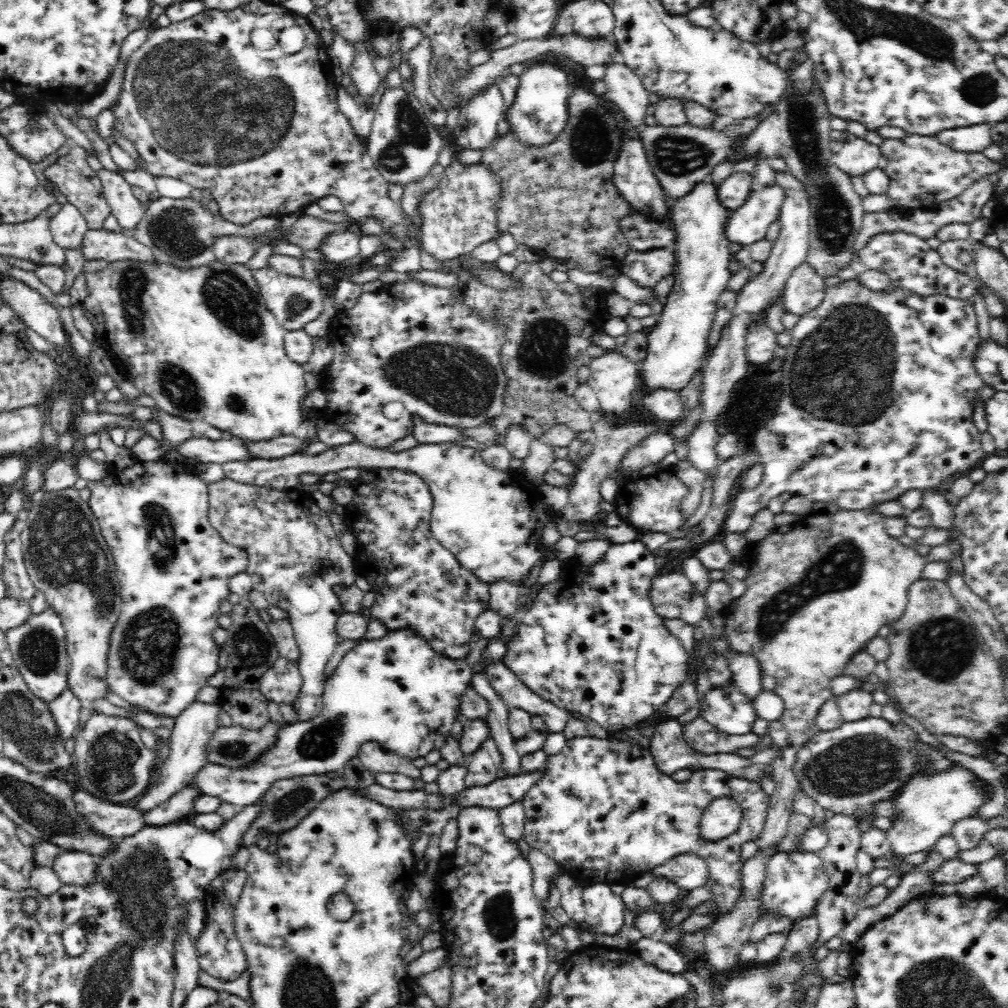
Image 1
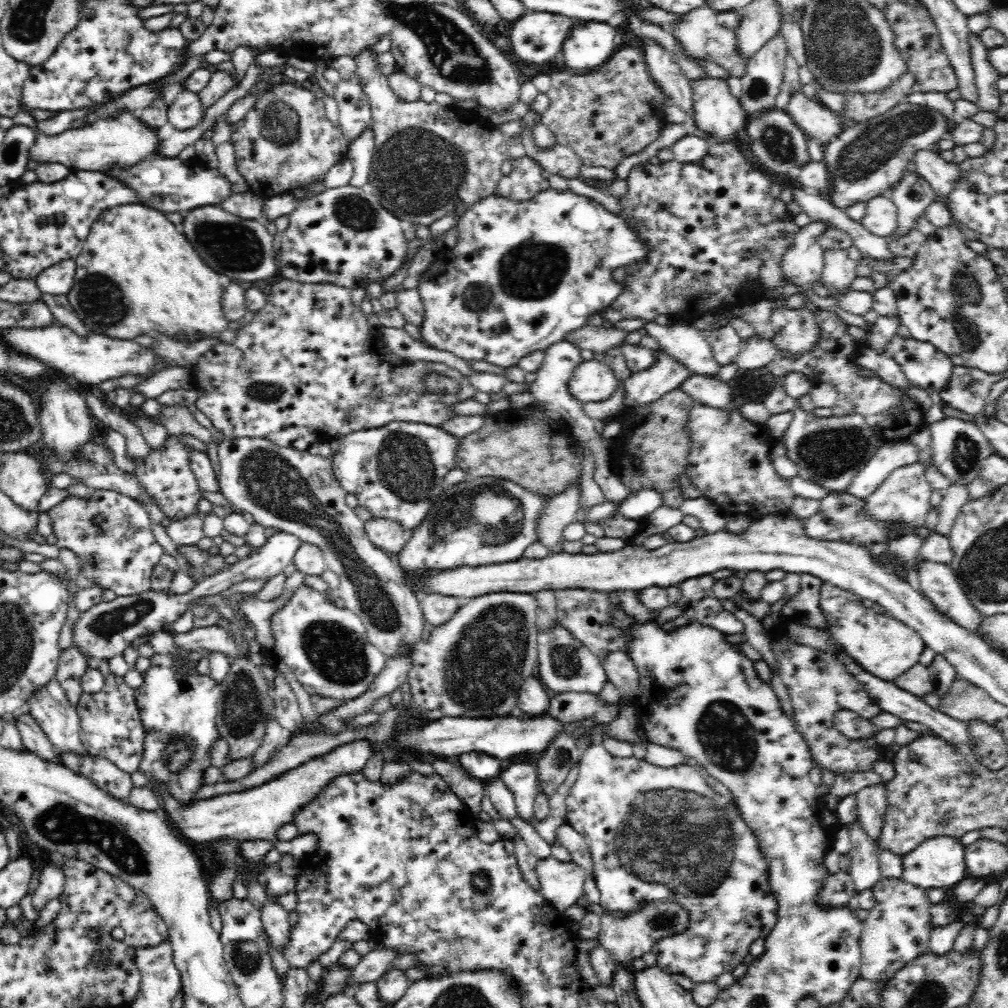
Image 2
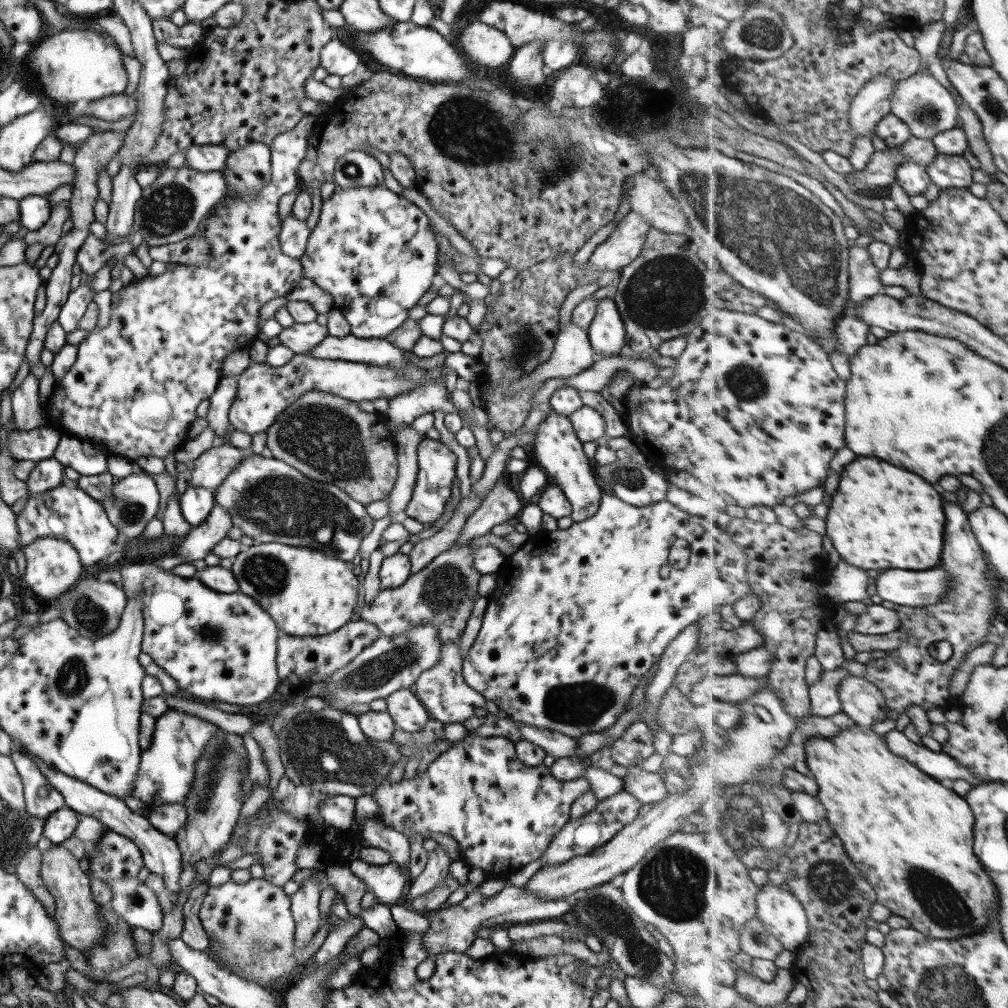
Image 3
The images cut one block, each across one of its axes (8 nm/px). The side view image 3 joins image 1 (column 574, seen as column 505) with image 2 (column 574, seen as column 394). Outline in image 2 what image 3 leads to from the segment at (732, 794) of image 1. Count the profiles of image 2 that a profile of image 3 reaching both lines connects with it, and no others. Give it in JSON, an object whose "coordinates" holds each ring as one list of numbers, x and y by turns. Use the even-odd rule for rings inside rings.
{"coordinates":[[599,742,584,750,576,769,578,770,578,778,565,798,567,812,563,821,580,833,589,845,594,863,594,873,596,873,596,887,598,887,601,895,599,903,605,910,632,912,632,910,640,908,646,902,666,900,666,898,677,900,689,912,689,925,683,933,662,938,651,948,651,951,656,955,656,964,670,974,688,976,693,983,714,982,720,974,724,974,724,972,731,973,738,964,742,963,742,959,749,954,750,944,756,938,764,939,770,934,770,930,776,924,776,908,778,908,776,899,774,899,771,890,769,890,768,863,762,857,758,839,752,833,752,829,742,821,737,808,731,802,731,798,718,795,710,788,705,782,706,776,702,774,704,768,694,762,674,766,674,768,661,768,660,766,650,764,645,759,638,760,634,756,631,758,613,756]]}

